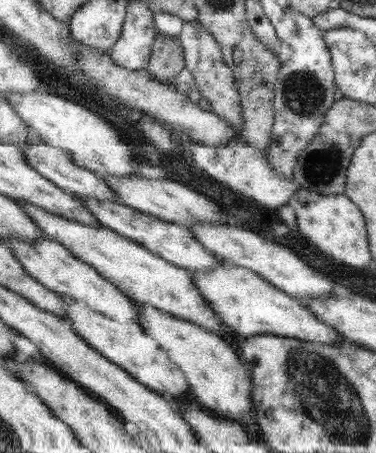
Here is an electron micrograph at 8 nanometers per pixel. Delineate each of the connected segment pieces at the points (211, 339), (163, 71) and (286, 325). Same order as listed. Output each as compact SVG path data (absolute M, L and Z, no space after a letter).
M139 304L143 328L149 336L158 341L159 346L170 353L170 359L183 369L191 394L203 408L219 416L221 420L237 423L254 408L251 400L251 364L239 362L237 354L222 337L215 336L209 329L190 324L182 318L161 312L149 304Z
M158 34L155 39L148 71L157 80L175 82L177 75L186 67L186 55L179 37Z
M233 263L221 264L209 272L191 272L195 287L202 293L222 324L235 335L275 335L311 340L317 344L339 344L344 340L335 329L320 322L305 305L304 300L289 296L286 292L267 283L259 275Z

